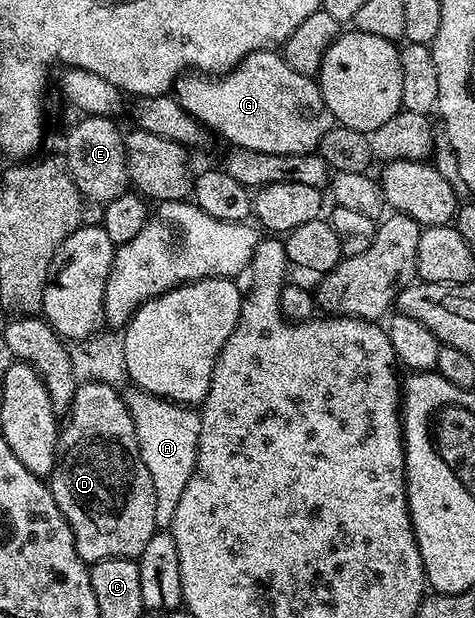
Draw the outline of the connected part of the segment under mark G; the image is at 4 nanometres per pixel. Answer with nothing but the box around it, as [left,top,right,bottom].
[174,50,334,154]

